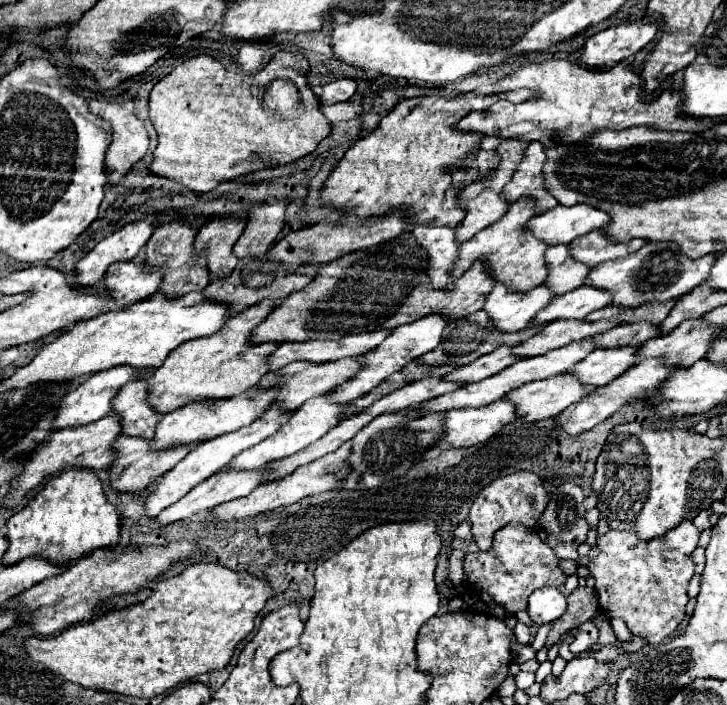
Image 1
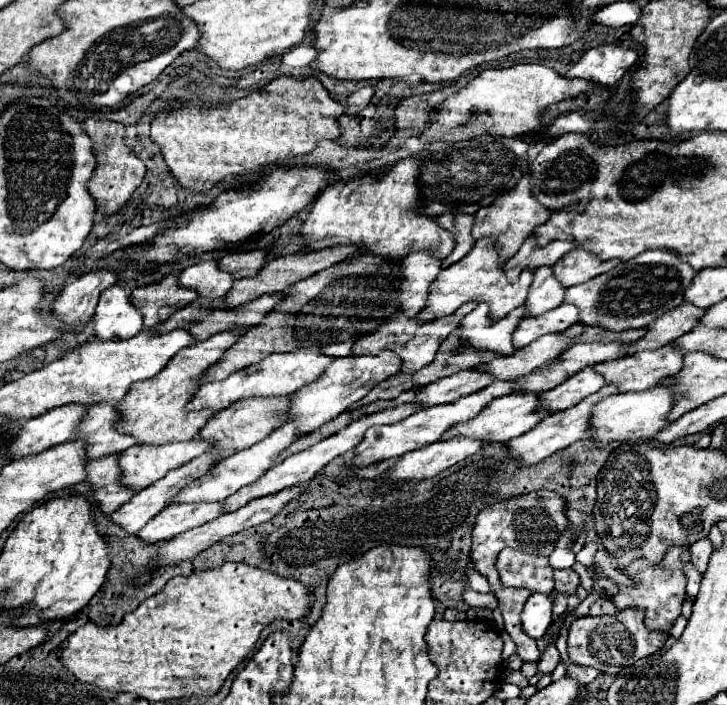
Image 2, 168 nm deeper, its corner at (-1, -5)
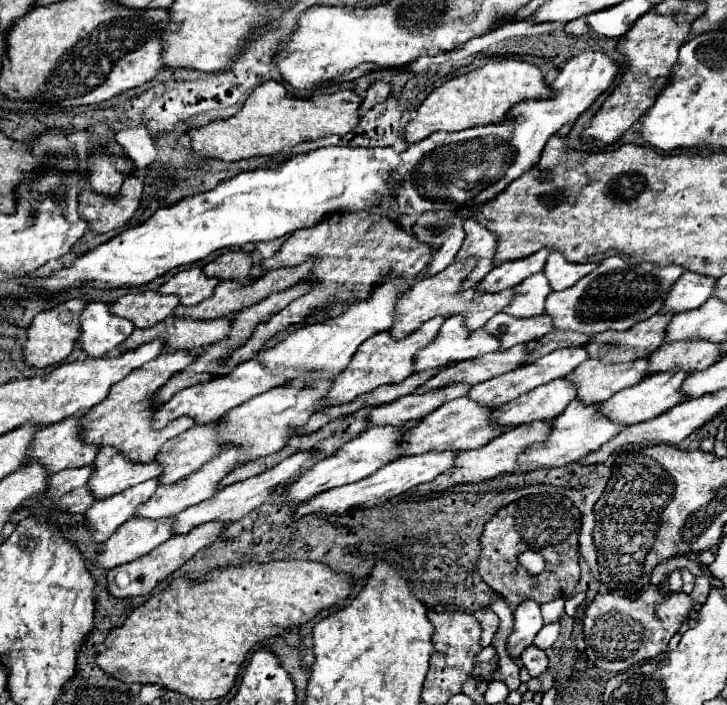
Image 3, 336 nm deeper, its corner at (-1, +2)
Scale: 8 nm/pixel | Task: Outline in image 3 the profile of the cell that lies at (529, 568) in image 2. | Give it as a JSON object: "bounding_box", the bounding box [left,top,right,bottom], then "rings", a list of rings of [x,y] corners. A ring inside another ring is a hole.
{"bounding_box":[518,550,546,574],"rings":[[[530,550],[518,554],[518,562],[520,562],[520,564],[526,568],[526,572],[530,572],[530,574],[540,574],[540,572],[544,570],[544,566],[546,566],[544,558],[542,558],[540,554],[536,554],[536,552],[530,552]]]}

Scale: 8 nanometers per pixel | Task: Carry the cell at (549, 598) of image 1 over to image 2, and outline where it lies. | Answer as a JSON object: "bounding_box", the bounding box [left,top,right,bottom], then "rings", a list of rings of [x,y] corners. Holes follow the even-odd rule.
{"bounding_box":[520,593,552,639],"rings":[[[534,593],[526,601],[520,617],[522,617],[522,629],[526,631],[526,635],[540,639],[544,637],[544,633],[552,623],[552,601],[542,593]]]}

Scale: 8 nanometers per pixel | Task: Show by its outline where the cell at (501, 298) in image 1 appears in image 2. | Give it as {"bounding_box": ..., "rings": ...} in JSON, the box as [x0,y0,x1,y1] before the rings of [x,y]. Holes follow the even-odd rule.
{"bounding_box":[458,303,526,355],"rings":[[[480,303],[474,311],[470,311],[460,321],[458,337],[462,339],[462,343],[466,343],[472,349],[510,355],[510,353],[514,353],[512,333],[516,329],[518,321],[524,317],[524,311],[526,311],[526,307],[518,307],[508,317],[494,321],[488,315],[486,303]]]}

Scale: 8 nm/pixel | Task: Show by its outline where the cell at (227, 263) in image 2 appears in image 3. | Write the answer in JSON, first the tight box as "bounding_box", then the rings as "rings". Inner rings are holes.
{"bounding_box":[204,252,252,284],"rings":[[[226,252],[204,266],[204,274],[216,276],[220,280],[236,280],[242,284],[248,284],[252,278],[252,258],[248,252]]]}

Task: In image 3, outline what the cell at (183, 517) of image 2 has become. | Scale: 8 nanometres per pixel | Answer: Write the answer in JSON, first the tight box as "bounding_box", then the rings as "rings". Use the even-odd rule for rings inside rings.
{"bounding_box":[96,518,174,570],"rings":[[[130,518],[126,526],[120,526],[104,544],[100,544],[96,566],[110,570],[148,554],[158,544],[174,536],[172,524],[174,518]]]}

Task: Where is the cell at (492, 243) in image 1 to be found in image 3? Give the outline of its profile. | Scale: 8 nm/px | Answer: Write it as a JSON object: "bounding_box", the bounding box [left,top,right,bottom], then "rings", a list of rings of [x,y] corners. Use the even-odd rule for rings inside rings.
{"bounding_box":[390,258,516,338],"rings":[[[458,258],[446,270],[418,282],[418,286],[414,286],[414,290],[410,290],[410,294],[406,294],[406,298],[402,298],[402,306],[398,306],[398,322],[394,322],[394,326],[390,328],[390,334],[394,338],[406,338],[414,330],[418,330],[426,320],[434,318],[434,316],[440,316],[440,314],[444,314],[444,316],[464,314],[466,316],[466,328],[468,330],[478,330],[494,314],[502,312],[514,300],[516,292],[514,290],[480,292],[478,284],[474,284],[472,288],[464,288],[464,280],[474,270],[474,262],[476,262],[476,258]]]}

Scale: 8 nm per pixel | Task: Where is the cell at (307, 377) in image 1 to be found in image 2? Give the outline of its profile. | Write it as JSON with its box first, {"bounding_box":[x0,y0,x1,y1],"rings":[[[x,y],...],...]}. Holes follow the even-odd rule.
{"bounding_box":[198,397,290,457],"rings":[[[268,397],[268,399],[244,399],[244,401],[238,401],[232,407],[214,413],[214,417],[210,417],[210,421],[202,427],[198,437],[202,437],[204,441],[214,441],[212,449],[222,449],[222,453],[226,453],[226,457],[236,453],[236,451],[248,449],[254,443],[268,437],[274,429],[278,429],[284,423],[282,413],[286,413],[288,399],[290,397]]]}

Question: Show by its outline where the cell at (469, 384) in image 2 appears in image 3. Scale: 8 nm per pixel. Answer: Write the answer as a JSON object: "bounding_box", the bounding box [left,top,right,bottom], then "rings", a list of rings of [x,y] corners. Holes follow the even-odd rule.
{"bounding_box":[370,384,470,424],"rings":[[[448,384],[442,388],[428,390],[424,394],[406,394],[394,400],[392,404],[382,404],[370,410],[370,422],[372,424],[406,424],[410,420],[422,420],[426,414],[434,412],[444,402],[450,402],[458,396],[466,396],[470,390],[470,384]]]}

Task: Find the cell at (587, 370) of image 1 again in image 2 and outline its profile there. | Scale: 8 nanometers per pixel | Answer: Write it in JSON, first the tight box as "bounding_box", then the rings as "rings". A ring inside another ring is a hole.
{"bounding_box":[540,367,604,413],"rings":[[[586,367],[578,371],[576,375],[572,375],[570,379],[566,379],[564,383],[560,383],[558,387],[546,393],[540,393],[542,405],[546,405],[550,413],[558,413],[558,411],[578,405],[584,397],[596,393],[602,385],[604,385],[604,377],[598,375],[594,367]]]}

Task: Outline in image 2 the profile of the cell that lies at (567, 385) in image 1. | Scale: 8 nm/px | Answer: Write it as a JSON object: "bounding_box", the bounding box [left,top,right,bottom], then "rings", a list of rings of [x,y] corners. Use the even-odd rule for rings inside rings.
{"bounding_box":[442,393,550,443],"rings":[[[510,393],[504,397],[498,397],[492,401],[492,405],[486,405],[486,409],[482,409],[482,413],[478,413],[476,417],[472,417],[472,421],[464,421],[458,423],[454,427],[450,427],[442,439],[450,439],[450,437],[474,437],[476,441],[488,441],[488,443],[506,443],[530,429],[534,429],[538,425],[538,421],[542,421],[544,417],[548,417],[550,413],[544,411],[538,405],[538,395],[520,395],[520,393]]]}

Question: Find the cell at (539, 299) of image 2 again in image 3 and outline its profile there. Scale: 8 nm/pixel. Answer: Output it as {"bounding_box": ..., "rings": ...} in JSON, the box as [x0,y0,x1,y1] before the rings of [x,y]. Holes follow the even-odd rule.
{"bounding_box":[504,272,552,318],"rings":[[[536,272],[528,276],[518,288],[516,288],[516,298],[512,304],[504,308],[506,314],[516,316],[516,318],[528,318],[544,312],[544,302],[548,294],[552,292],[550,282],[546,280],[544,272]]]}

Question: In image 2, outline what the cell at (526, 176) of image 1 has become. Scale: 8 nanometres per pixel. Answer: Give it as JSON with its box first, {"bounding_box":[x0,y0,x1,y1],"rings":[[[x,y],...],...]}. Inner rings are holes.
{"bounding_box":[472,175,550,265],"rings":[[[524,175],[516,189],[504,193],[502,197],[498,197],[498,201],[494,201],[494,205],[482,207],[476,213],[476,221],[472,227],[472,237],[478,241],[482,237],[490,237],[494,241],[494,245],[498,245],[498,255],[500,255],[500,265],[504,265],[522,245],[522,241],[534,231],[534,227],[546,223],[550,217],[550,211],[546,207],[542,207],[534,195],[530,193],[530,185],[528,185],[528,175]]]}

